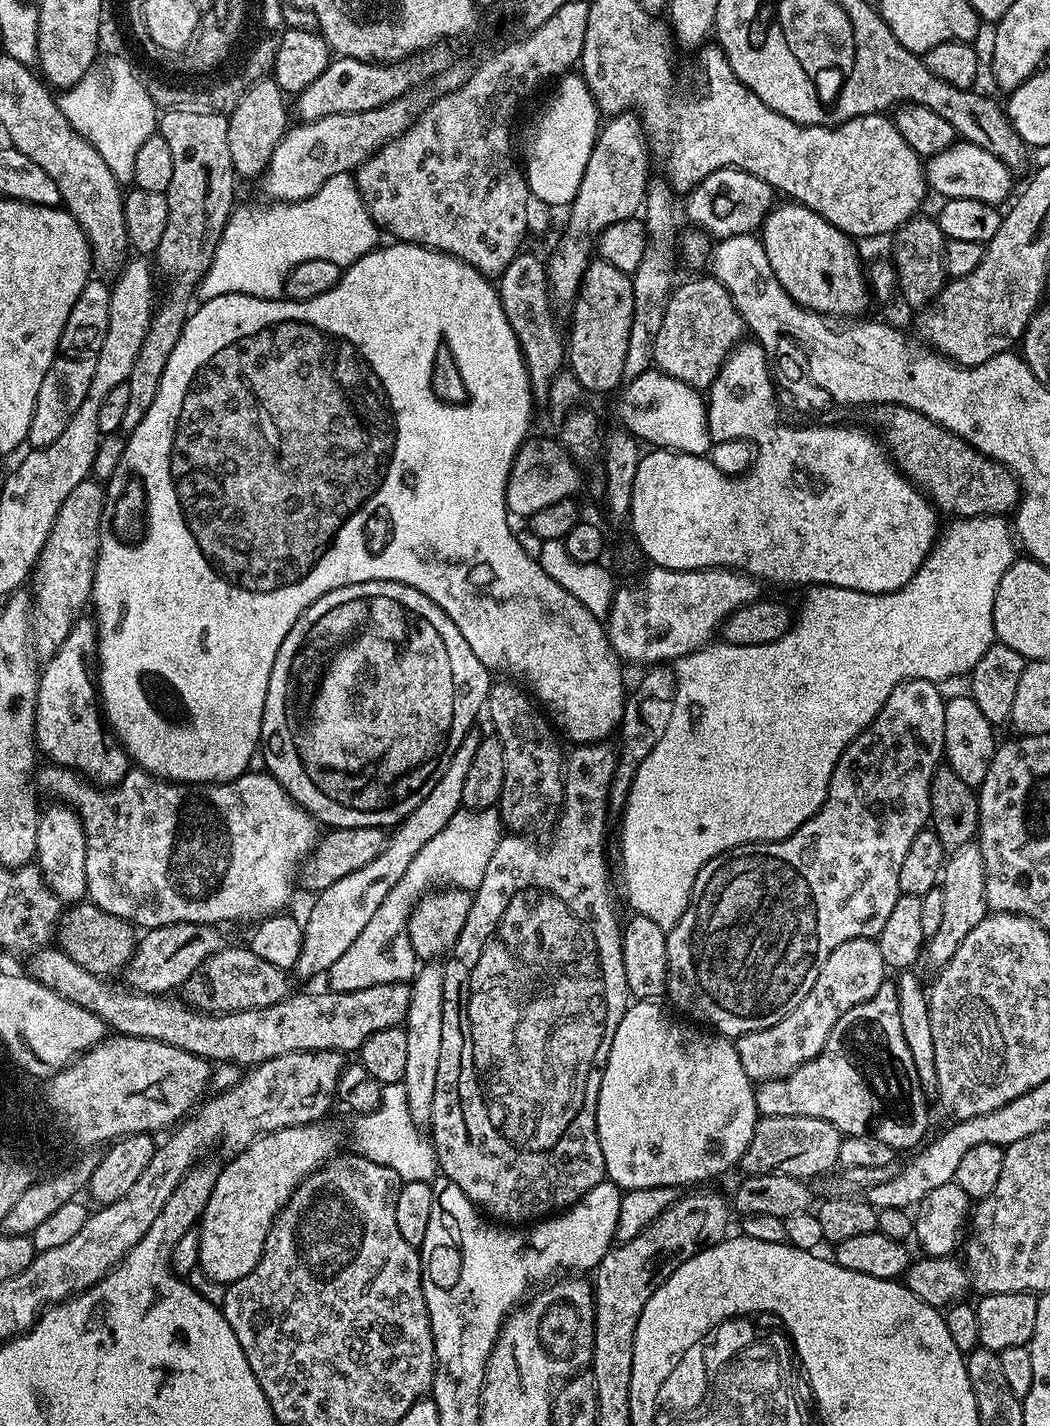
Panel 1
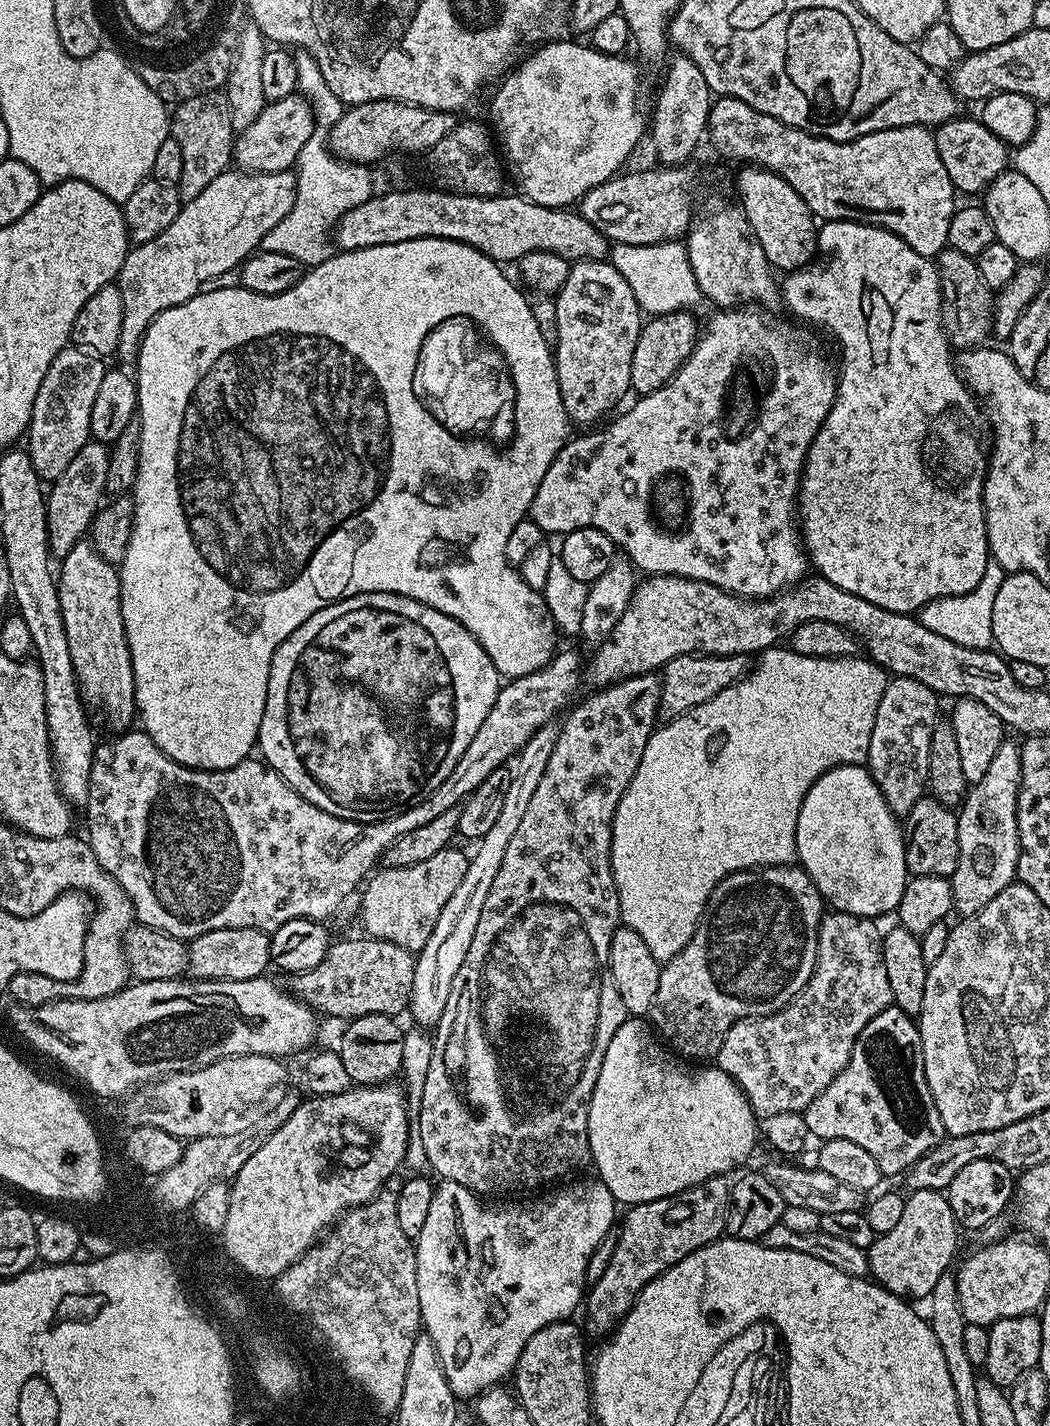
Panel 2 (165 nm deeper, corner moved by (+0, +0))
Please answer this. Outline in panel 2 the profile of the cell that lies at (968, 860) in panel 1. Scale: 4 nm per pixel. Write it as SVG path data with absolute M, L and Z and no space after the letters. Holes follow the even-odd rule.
M1001 739L998 750L994 750L994 759L991 760L990 766L986 770L986 774L982 778L978 778L976 784L971 785L967 789L967 795L963 799L963 803L959 805L956 821L958 822L958 866L954 870L954 874L950 877L952 881L952 906L961 917L973 916L978 914L978 910L982 910L982 906L986 906L986 902L990 902L990 898L998 898L998 894L1002 890L1006 890L1006 886L1010 886L1017 879L1016 871L1018 870L1018 862L1020 861L1020 835L1018 834L1018 814L1016 813L1016 795L1020 789L1020 771L1022 770L1022 762L1020 761L1020 744L1017 741Z

